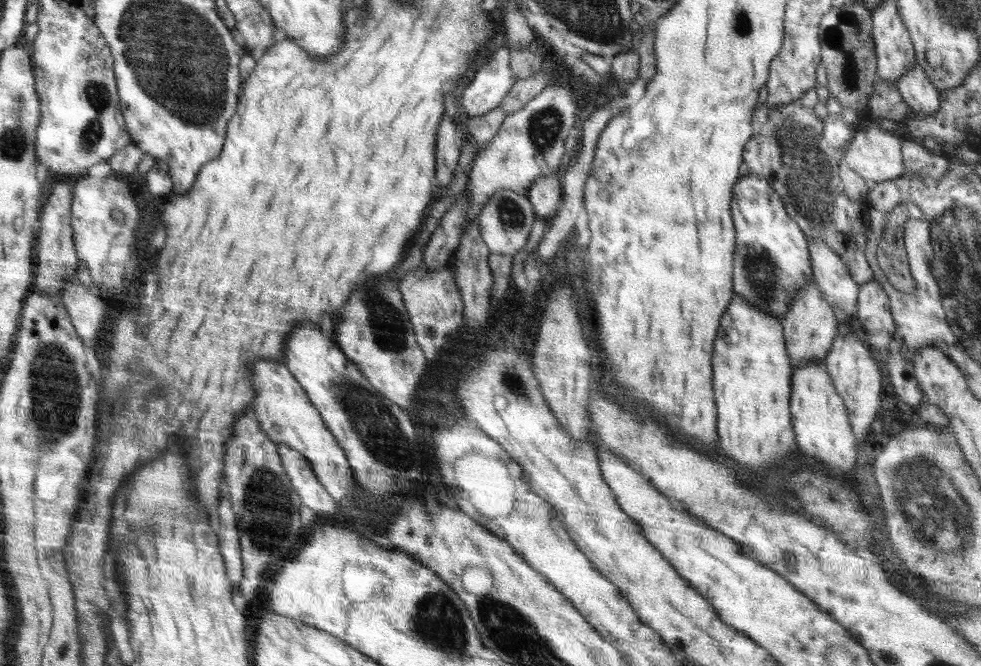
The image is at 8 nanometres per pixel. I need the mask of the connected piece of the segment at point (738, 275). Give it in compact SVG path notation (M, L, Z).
M748 174L734 183L731 213L735 228L734 294L782 321L798 290L814 278L807 236L784 210L770 182L758 174Z

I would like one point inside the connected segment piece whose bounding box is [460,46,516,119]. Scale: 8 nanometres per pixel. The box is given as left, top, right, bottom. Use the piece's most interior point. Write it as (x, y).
(492, 82)

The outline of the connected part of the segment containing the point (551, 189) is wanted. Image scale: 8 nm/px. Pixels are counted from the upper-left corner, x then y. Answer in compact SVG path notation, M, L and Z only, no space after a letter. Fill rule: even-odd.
M554 174L538 178L530 186L527 194L534 212L542 222L544 220L552 221L563 204L563 191L558 183L557 176Z

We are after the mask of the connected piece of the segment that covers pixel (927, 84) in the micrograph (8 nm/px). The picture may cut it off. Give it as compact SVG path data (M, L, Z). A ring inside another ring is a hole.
M917 62L898 78L896 86L911 113L932 116L940 110L940 91L928 80Z

